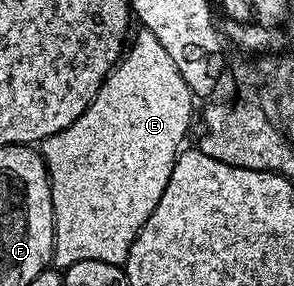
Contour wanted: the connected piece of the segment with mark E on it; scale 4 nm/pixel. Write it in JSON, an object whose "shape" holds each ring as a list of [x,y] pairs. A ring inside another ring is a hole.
{"shape":[[[140,29],[137,32],[136,40],[134,40],[134,35],[130,46],[121,55],[119,63],[113,67],[111,73],[105,77],[104,84],[101,85],[96,96],[90,101],[90,105],[84,110],[82,117],[78,117],[78,121],[74,121],[66,129],[46,137],[39,144],[38,150],[44,156],[44,164],[48,170],[50,193],[54,205],[56,232],[54,233],[54,245],[52,246],[51,266],[53,268],[67,269],[78,261],[106,261],[117,265],[124,264],[130,253],[130,245],[138,237],[142,225],[146,225],[150,213],[154,213],[154,205],[158,205],[158,201],[162,201],[162,189],[166,189],[166,181],[170,181],[174,161],[182,147],[180,142],[188,135],[188,126],[192,123],[192,102],[194,102],[192,90],[188,88],[186,81],[182,81],[182,73],[178,73],[178,65],[174,65],[170,53],[166,53],[166,49],[162,49],[162,41],[158,41],[158,37],[154,37],[154,33],[149,31]]]}

